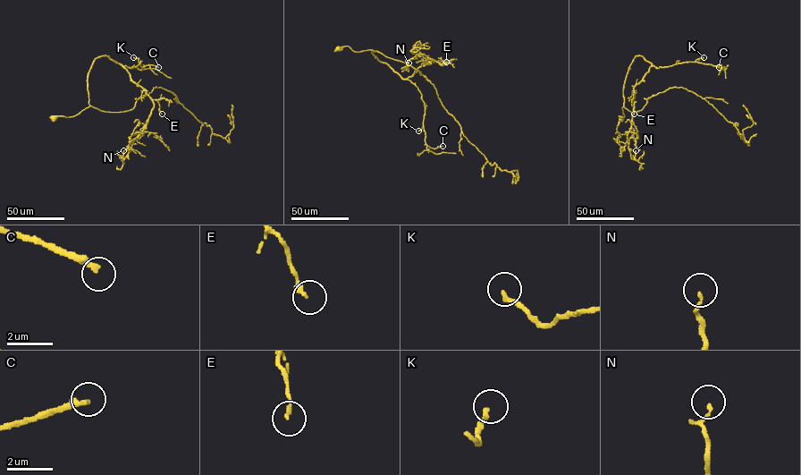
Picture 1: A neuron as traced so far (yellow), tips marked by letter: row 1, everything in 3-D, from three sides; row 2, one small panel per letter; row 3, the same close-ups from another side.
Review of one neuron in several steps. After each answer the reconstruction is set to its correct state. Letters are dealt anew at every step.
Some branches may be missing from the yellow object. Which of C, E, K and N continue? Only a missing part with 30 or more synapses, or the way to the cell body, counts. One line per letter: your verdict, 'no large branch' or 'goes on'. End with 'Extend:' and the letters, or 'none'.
C: goes on
E: no large branch
K: no large branch
N: no large branch
Extend: C

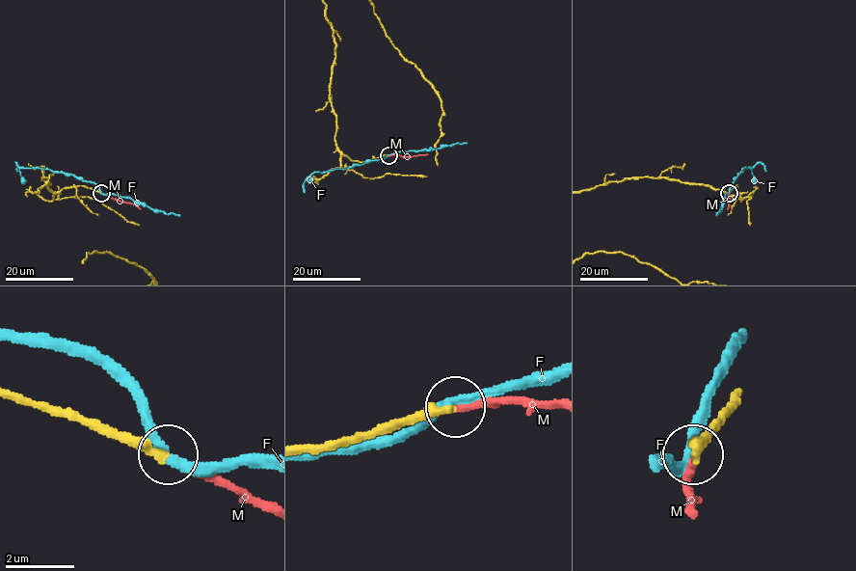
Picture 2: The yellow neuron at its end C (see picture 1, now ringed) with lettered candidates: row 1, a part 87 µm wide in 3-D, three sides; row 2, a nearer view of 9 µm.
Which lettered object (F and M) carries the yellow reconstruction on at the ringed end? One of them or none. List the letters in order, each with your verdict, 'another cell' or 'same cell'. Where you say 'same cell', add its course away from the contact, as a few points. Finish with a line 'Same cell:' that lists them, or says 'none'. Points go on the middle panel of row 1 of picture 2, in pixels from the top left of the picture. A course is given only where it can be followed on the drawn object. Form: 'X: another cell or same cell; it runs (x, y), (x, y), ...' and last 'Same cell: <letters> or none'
F: another cell
M: same cell; it runs (388, 155), (427, 153)
Same cell: M

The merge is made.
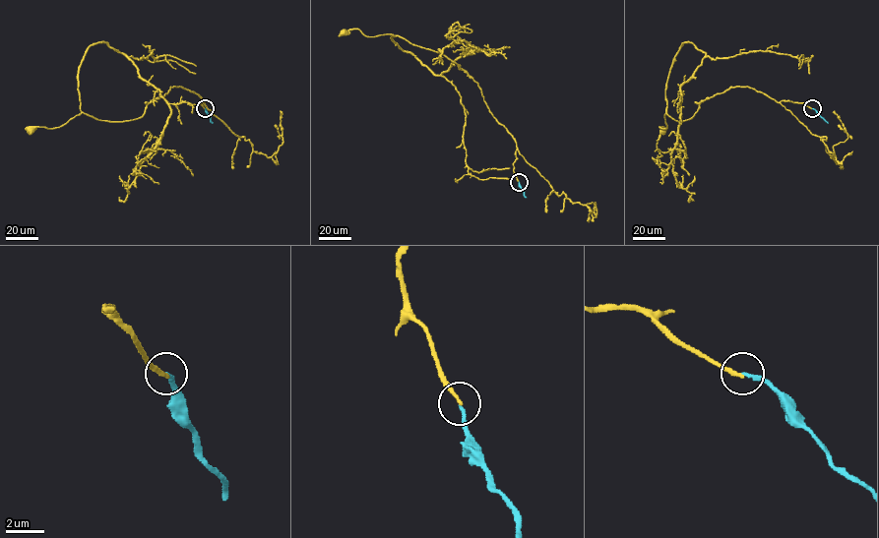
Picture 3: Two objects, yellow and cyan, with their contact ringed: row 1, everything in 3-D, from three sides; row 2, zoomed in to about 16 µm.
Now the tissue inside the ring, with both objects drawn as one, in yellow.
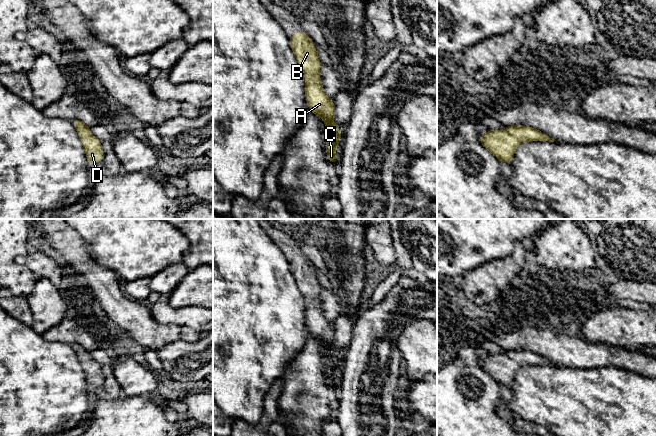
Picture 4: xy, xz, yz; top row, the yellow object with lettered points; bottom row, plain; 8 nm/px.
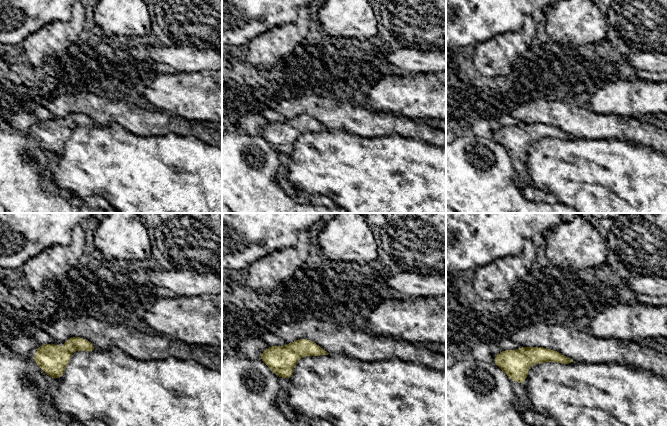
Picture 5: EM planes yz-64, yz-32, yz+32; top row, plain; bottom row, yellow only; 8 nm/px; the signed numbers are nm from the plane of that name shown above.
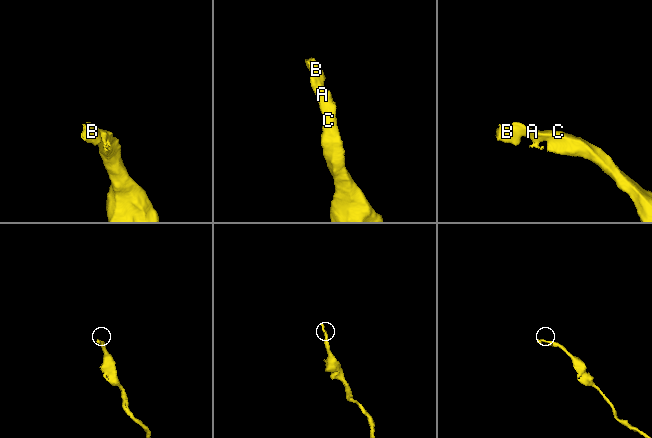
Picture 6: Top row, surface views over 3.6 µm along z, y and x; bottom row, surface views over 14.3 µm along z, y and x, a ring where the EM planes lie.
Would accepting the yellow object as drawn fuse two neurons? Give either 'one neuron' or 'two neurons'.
one neuron

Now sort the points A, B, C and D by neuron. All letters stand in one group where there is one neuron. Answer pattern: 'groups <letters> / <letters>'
groups A B C D

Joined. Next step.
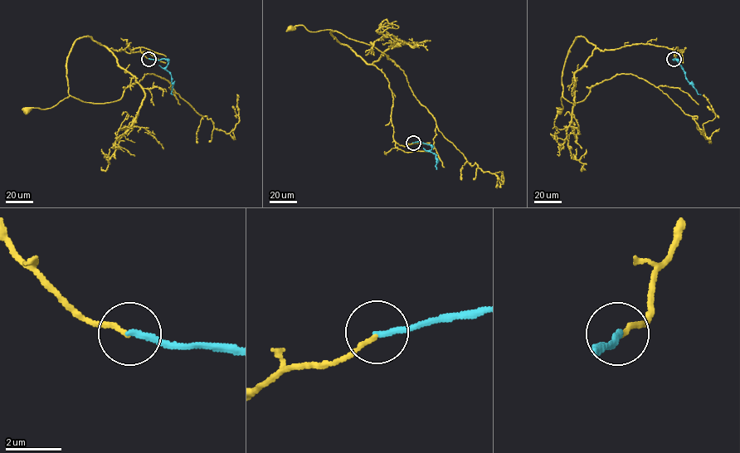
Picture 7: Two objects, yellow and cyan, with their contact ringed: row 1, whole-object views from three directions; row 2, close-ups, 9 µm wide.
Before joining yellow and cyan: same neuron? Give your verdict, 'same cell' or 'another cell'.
another cell

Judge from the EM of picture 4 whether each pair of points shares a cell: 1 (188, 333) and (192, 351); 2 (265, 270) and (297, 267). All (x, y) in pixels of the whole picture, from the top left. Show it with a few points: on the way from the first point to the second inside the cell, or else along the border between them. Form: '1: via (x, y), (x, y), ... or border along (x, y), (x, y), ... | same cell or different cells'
1: border along (202, 333), (194, 341), (180, 339) | different cells
2: border along (278, 247), (288, 261), (290, 272), (299, 289) | different cells

